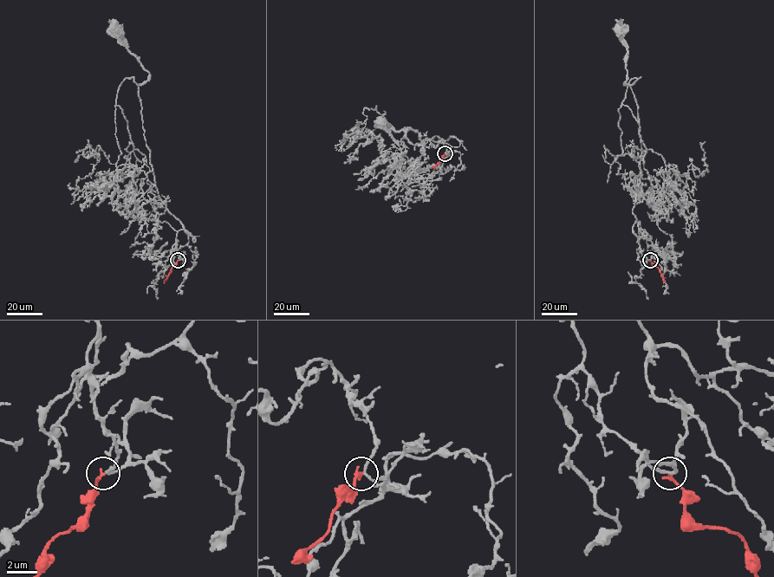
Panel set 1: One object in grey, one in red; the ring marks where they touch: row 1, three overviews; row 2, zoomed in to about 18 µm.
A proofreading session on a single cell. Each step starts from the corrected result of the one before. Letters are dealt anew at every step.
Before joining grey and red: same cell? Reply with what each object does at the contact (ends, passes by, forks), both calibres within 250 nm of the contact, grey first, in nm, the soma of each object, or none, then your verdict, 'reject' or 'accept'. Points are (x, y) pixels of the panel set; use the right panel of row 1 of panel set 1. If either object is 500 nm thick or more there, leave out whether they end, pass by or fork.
grey passes by | red ends | 150/240 nm | grey (619, 30) | red none | accept

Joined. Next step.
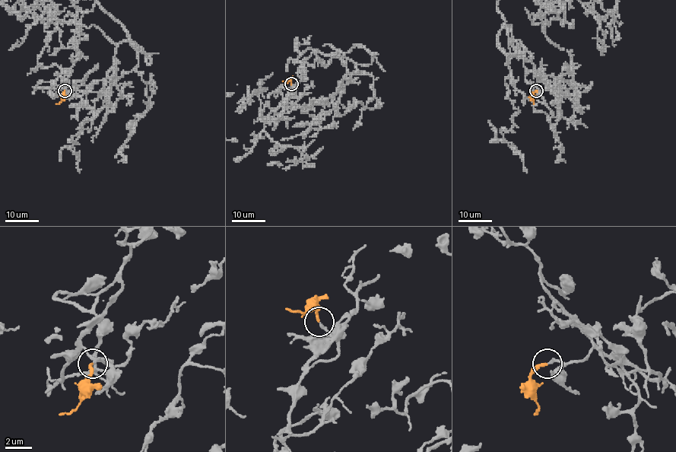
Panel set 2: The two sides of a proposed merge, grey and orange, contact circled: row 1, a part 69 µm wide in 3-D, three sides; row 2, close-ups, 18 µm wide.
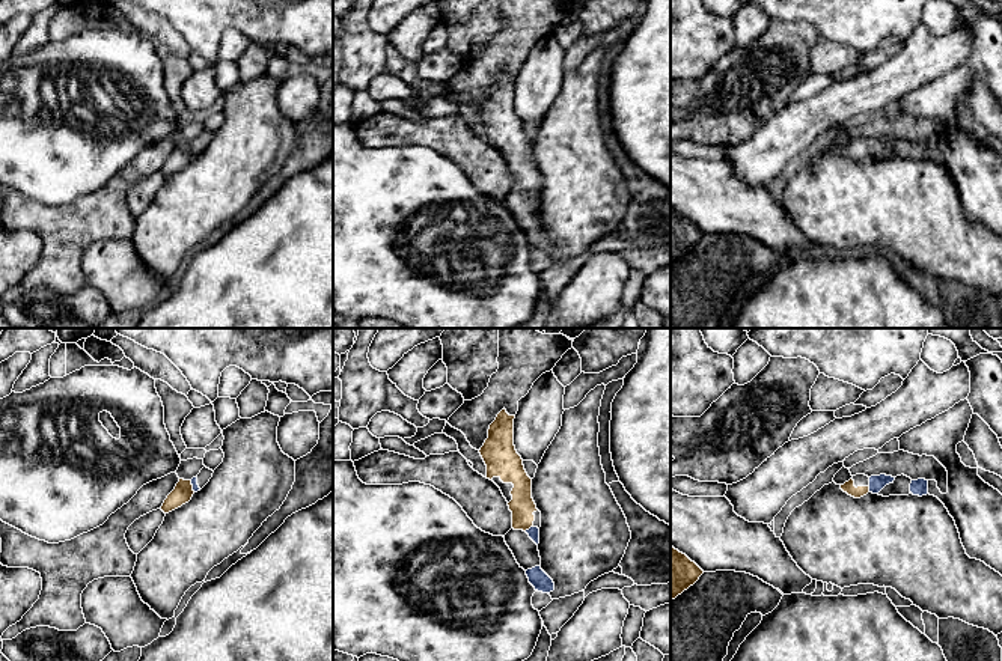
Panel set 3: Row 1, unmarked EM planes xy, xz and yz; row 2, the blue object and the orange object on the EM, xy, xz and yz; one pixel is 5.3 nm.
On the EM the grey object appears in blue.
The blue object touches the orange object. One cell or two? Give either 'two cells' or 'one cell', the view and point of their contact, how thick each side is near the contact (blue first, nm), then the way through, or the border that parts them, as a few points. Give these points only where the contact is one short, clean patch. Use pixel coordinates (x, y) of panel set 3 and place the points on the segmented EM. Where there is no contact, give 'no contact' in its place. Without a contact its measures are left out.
one cell; meets blue in xz at (529, 529); 60 nm thick on the blue side, 130 nm on the other; runs through xz (534, 532), (529, 529), (523, 520), (522, 505)

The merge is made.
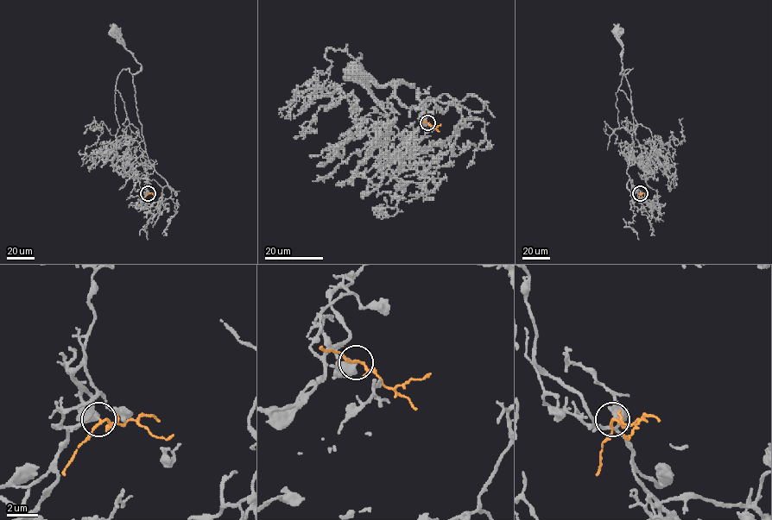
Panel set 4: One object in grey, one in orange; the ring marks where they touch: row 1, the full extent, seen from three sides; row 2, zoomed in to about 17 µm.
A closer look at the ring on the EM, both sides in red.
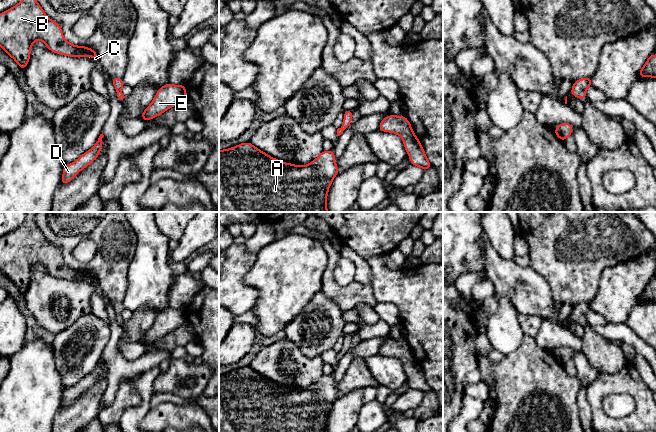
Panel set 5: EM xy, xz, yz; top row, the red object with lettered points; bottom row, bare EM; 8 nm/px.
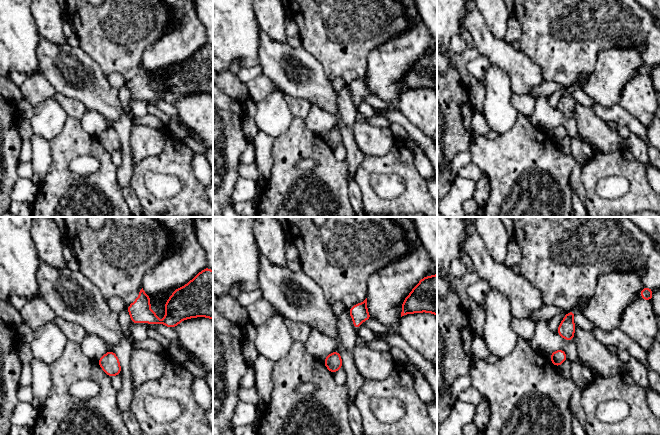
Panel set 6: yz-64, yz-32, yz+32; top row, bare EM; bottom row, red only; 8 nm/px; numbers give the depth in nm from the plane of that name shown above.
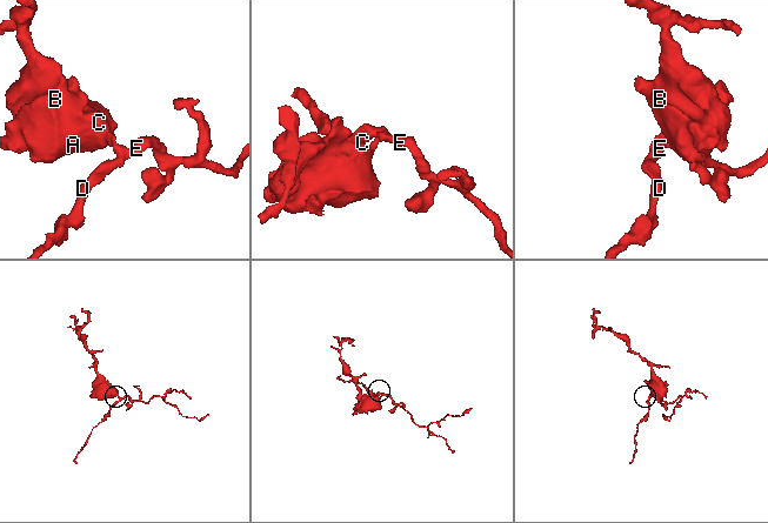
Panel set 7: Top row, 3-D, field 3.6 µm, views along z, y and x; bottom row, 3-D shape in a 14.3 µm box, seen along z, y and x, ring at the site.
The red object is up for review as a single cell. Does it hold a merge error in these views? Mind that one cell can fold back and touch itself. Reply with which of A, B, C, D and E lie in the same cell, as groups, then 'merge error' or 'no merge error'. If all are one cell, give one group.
A B C D E; no merge error

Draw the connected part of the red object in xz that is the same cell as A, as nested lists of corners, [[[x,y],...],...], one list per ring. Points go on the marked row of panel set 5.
[[[244,142],[226,150],[219,150],[219,212],[329,212],[326,207],[328,190],[334,177],[338,173],[339,170],[335,164],[334,150],[323,150],[314,161],[304,166],[293,165],[277,160],[257,149],[250,142]]]

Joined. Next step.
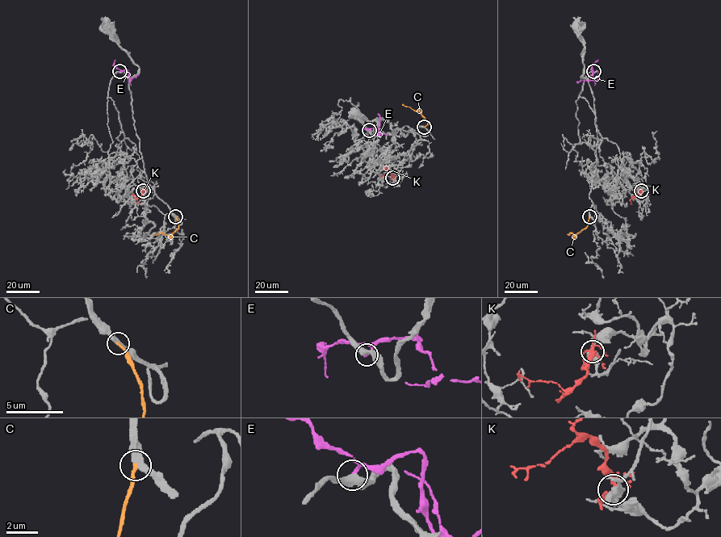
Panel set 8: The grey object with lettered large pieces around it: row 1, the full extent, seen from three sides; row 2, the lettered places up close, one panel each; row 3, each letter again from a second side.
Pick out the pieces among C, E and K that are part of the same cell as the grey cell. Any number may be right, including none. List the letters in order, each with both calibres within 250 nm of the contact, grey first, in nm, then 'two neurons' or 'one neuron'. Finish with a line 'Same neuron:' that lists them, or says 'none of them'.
C: 320/200 nm | one neuron
E: 420/260 nm | two neurons
K: 440/170 nm | two neurons
Same neuron: C

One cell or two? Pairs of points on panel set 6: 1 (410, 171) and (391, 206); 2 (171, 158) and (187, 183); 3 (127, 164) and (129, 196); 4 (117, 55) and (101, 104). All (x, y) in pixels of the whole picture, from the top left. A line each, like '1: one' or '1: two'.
1: one
2: one
3: two
4: two

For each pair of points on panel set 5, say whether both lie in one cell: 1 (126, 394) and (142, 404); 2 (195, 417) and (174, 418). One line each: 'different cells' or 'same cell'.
1: different cells
2: same cell

